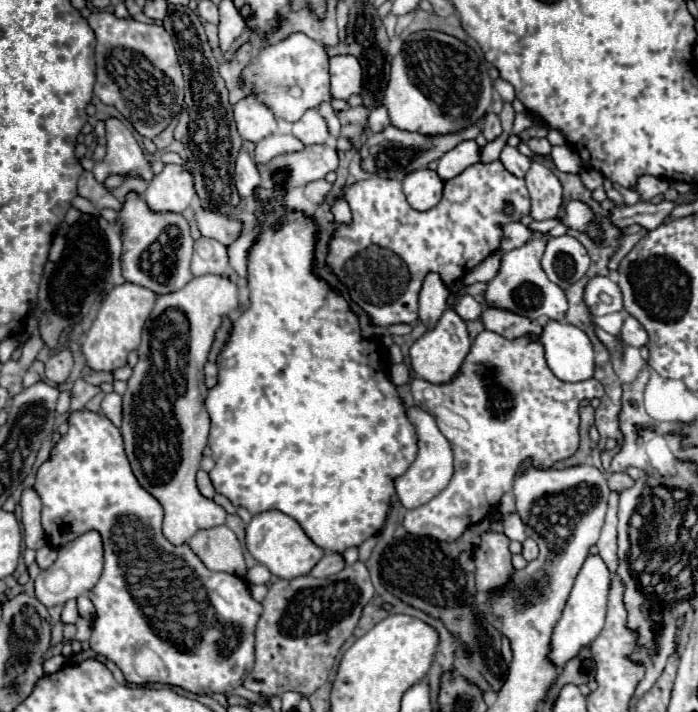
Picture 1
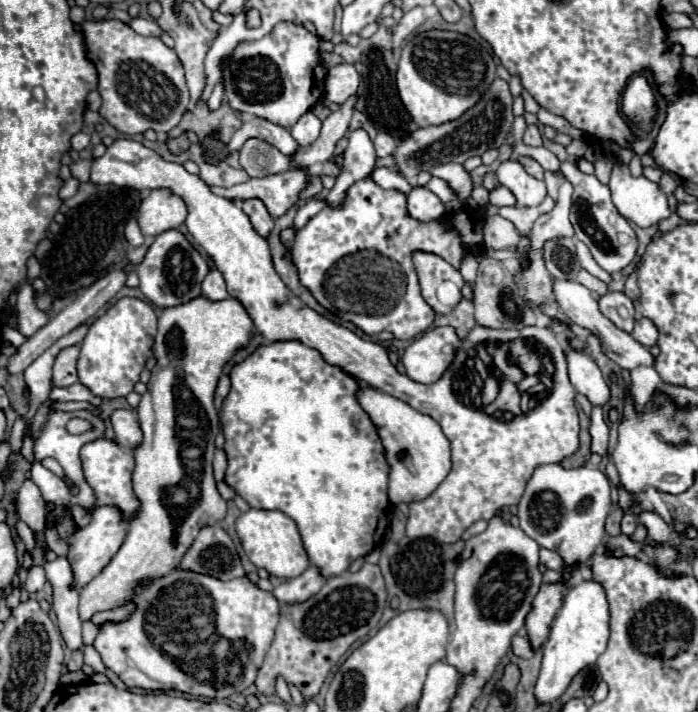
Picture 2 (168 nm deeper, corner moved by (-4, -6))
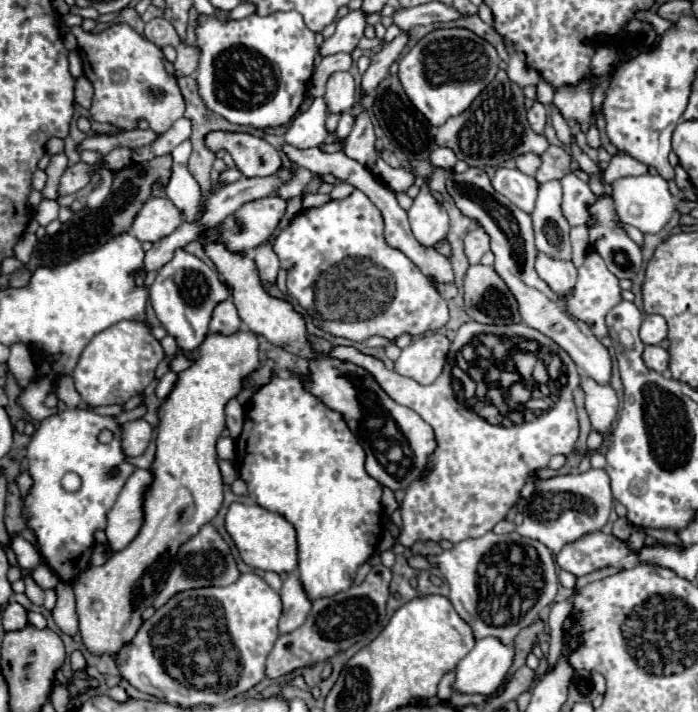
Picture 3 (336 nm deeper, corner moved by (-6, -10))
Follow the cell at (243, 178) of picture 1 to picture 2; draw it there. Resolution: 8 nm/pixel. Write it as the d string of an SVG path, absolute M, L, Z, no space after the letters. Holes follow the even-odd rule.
M247 198L247 202L241 202L241 206L243 206L243 212L249 216L253 228L263 238L267 238L273 228L273 218L271 214L267 214L267 208L263 206L263 202L259 202L259 198Z

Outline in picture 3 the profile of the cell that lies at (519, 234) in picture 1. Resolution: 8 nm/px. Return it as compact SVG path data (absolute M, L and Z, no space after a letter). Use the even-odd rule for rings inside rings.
M473 228L465 234L463 246L465 246L465 256L469 264L479 264L481 256L489 250L489 236L485 234L483 228Z

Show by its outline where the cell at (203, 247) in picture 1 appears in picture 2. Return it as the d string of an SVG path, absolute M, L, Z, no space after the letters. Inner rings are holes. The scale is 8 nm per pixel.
M207 256L207 264L209 264L209 274L203 280L203 296L211 298L211 300L227 298L229 294L225 290L223 274L219 274L219 270L215 270L215 262L211 262L211 256Z

